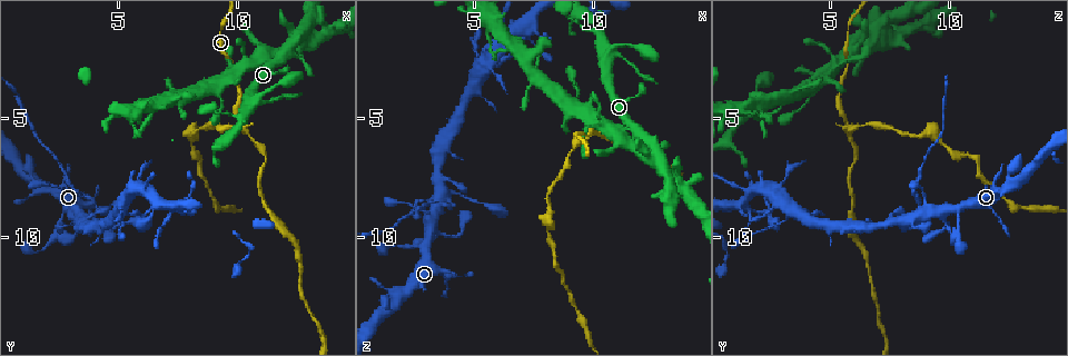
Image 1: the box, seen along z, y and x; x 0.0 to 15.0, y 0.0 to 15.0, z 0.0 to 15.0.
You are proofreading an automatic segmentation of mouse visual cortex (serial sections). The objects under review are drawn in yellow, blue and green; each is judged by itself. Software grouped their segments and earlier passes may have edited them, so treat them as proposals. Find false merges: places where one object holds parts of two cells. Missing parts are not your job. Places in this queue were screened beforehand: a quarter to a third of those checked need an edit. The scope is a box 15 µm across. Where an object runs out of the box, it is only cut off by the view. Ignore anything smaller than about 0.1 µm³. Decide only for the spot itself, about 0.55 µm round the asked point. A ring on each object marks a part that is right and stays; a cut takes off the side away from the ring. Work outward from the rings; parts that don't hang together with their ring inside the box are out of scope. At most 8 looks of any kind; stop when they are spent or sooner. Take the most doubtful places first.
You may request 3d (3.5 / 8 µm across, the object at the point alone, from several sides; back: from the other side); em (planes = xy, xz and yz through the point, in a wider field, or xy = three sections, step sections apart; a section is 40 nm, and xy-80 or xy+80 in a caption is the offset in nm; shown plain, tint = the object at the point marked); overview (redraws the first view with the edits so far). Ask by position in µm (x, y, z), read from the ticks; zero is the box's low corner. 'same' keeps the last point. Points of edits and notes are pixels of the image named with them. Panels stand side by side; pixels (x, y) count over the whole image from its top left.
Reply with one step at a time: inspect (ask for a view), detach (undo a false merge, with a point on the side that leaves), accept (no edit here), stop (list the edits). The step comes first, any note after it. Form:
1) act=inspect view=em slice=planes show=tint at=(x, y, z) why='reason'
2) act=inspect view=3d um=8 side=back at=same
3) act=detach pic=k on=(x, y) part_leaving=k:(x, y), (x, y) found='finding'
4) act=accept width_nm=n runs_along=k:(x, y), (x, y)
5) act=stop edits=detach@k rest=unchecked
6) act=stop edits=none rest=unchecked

act=inspect view=3d um=3.5 side=back at=(4.1, 8.6, 8.7) why='sharp bend'

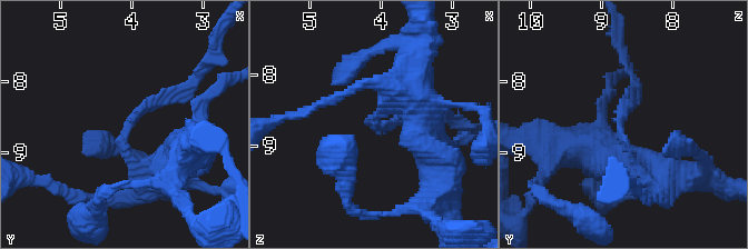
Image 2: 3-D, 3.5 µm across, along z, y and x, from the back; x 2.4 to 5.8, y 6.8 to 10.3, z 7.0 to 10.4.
act=inspect view=em slice=xy step=5 show=tint at=(4.05, 8.65, 8.75) arm_widths_nm=100,300

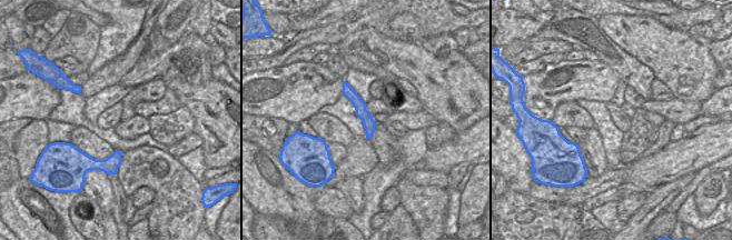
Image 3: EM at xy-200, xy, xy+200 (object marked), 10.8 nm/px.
act=detach pic=2 on=(626, 110) part_leaving=2:(626, 146), (620, 115), (635, 78) found='two cells meet here'

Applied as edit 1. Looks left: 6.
act=inspect view=overview

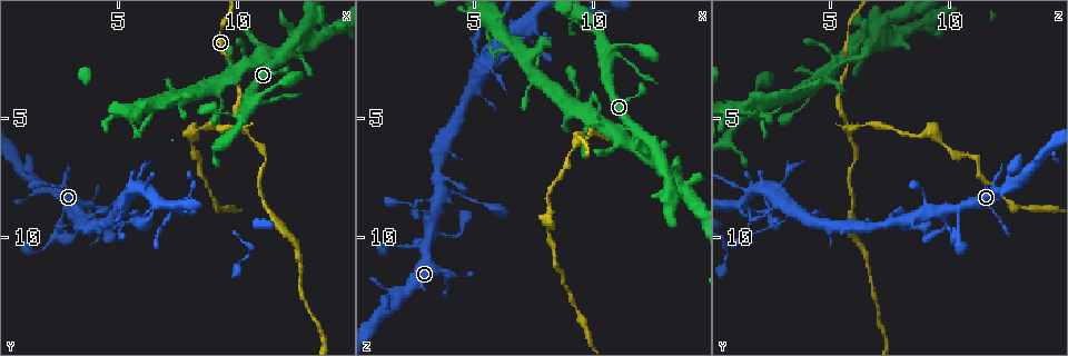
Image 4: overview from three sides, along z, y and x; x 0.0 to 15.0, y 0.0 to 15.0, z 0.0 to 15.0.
act=inspect view=3d um=3.5 at=(10.3, 5.5, 5.7) why='branch point'

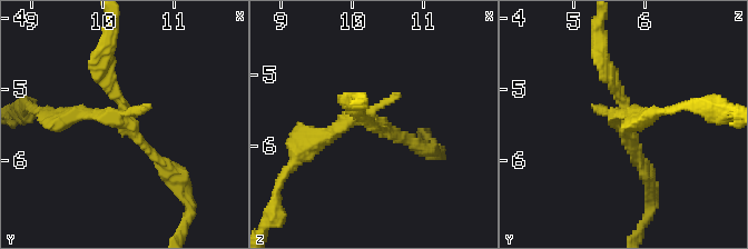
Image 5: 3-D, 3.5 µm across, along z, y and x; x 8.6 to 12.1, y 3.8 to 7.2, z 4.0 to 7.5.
act=inspect view=em slice=xy step=2 show=tint at=(10.30, 5.40, 5.65) why='now the EM'

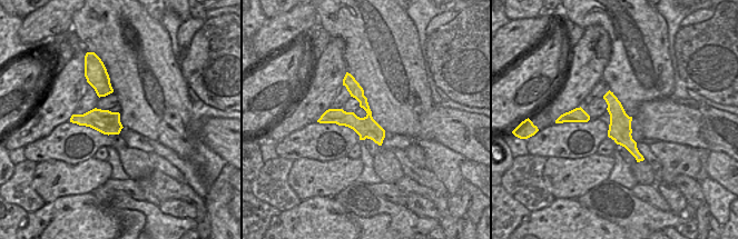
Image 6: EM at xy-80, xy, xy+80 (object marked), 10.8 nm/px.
act=detach pic=5 on=(78, 117) part_leaving=5:(124, 120), (35, 110) found='a second cell is stuck on'

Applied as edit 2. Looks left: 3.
act=inspect view=overview

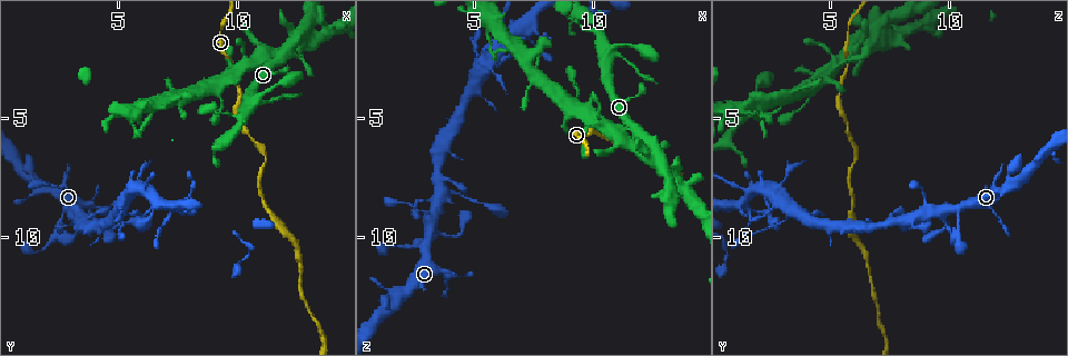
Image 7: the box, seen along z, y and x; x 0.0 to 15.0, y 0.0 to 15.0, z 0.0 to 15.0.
act=inspect view=em slice=xy step=5 show=tint at=(6.2, 8.1, 1.8) why='looks like a crossing'

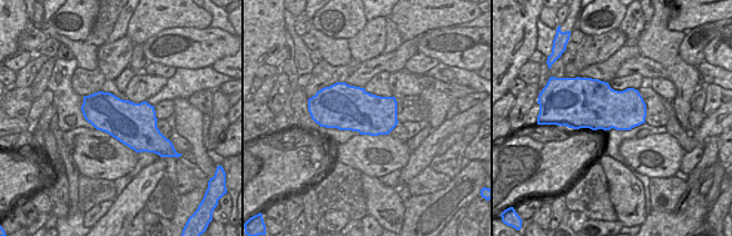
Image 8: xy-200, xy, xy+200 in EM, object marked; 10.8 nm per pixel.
act=inspect view=3d um=3.5 at=same

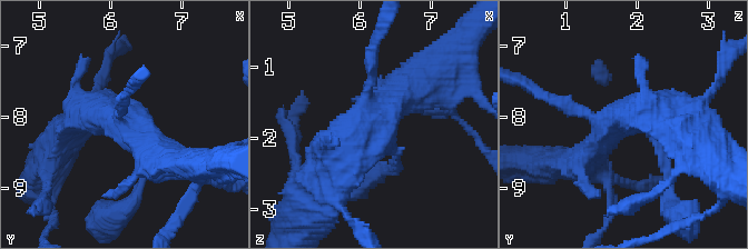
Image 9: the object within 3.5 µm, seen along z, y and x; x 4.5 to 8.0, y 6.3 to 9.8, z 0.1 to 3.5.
act=accept runs_along=9:(320, 177), (334, 153), (423, 86) found='continuous, no second cell'

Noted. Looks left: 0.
act=stop edits=detach@2,detach@5 rest=unchecked

